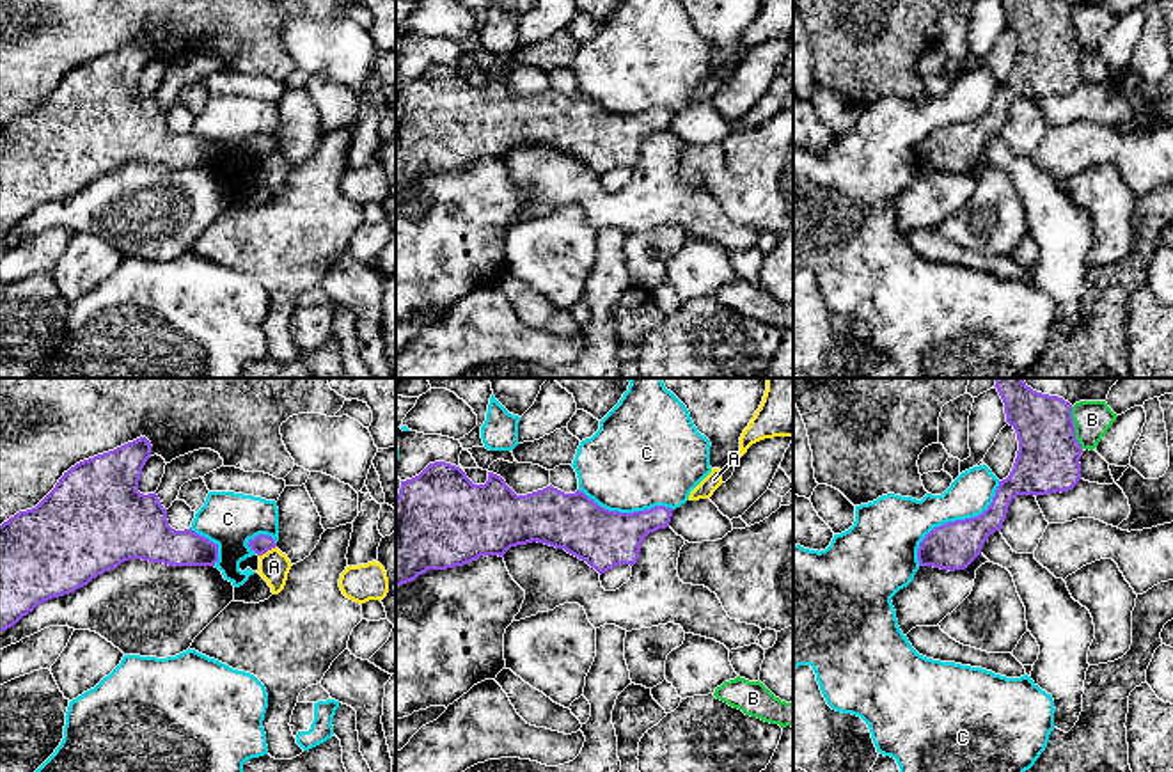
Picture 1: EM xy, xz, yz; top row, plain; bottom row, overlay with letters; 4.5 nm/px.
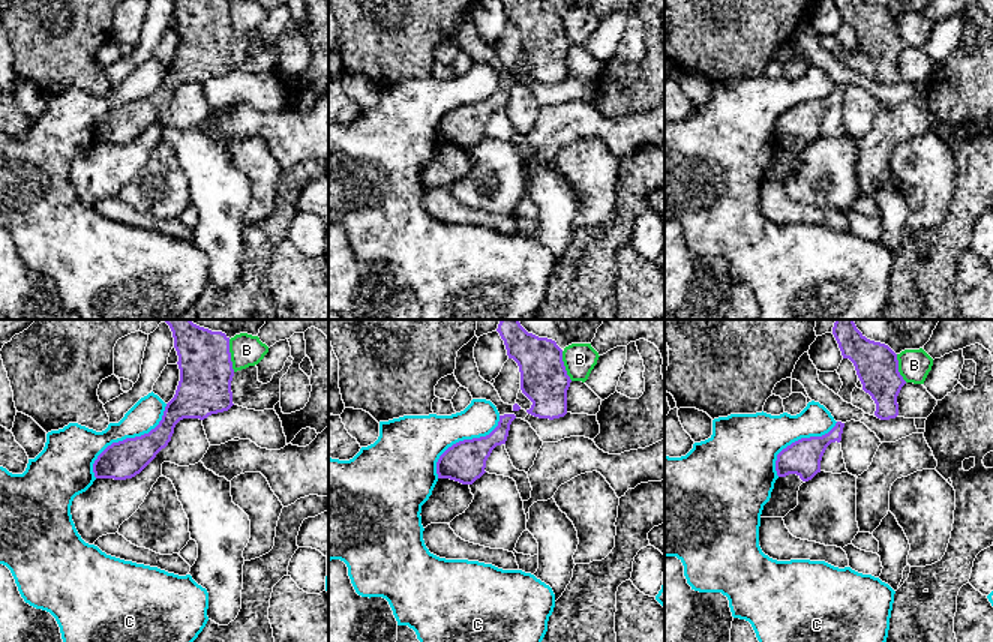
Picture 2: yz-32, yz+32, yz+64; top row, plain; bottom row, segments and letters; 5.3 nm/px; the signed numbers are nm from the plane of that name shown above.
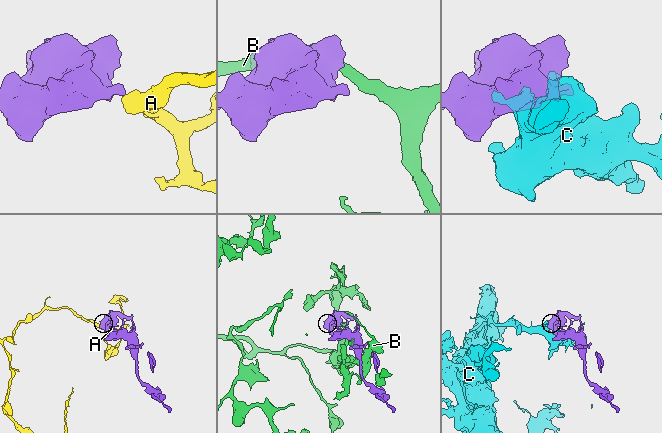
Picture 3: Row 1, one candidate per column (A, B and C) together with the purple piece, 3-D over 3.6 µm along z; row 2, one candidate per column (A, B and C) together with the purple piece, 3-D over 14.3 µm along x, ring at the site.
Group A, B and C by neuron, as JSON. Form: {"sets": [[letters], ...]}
{"sets": [["A"], ["B"], ["C"]]}

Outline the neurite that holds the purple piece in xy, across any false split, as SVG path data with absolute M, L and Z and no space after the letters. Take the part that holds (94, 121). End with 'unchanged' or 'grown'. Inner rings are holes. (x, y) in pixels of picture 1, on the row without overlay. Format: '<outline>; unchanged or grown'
M140 39L76 66L35 110L20 114L0 128L0 234L14 229L39 206L75 195L130 161L169 169L215 169L216 146L192 131L172 131L156 94L138 94L151 50Z; unchanged

